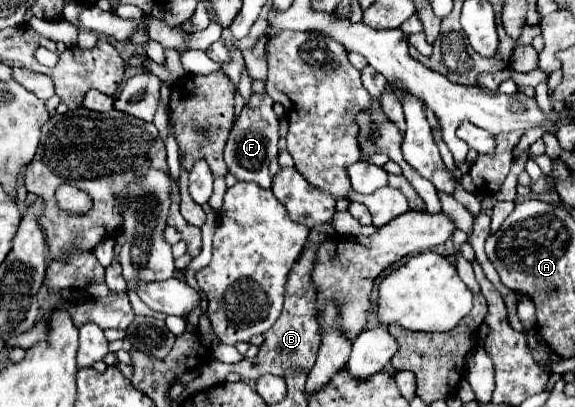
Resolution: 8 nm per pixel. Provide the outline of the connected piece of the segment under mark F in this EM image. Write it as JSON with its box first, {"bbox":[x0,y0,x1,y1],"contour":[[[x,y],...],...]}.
{"bbox":[225,96,279,190],"contour":[[[251,96],[239,114],[235,126],[231,128],[225,146],[225,164],[229,174],[241,182],[255,182],[269,190],[273,186],[273,176],[279,172],[277,162],[277,140],[279,140],[279,120],[273,112],[273,100],[269,96]]]}

